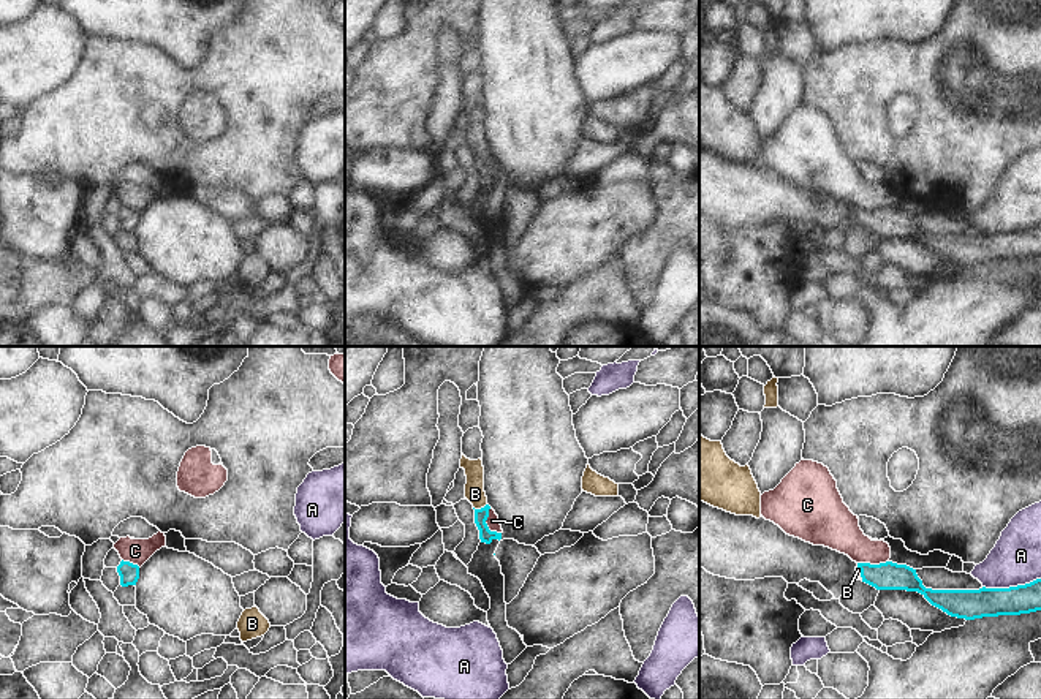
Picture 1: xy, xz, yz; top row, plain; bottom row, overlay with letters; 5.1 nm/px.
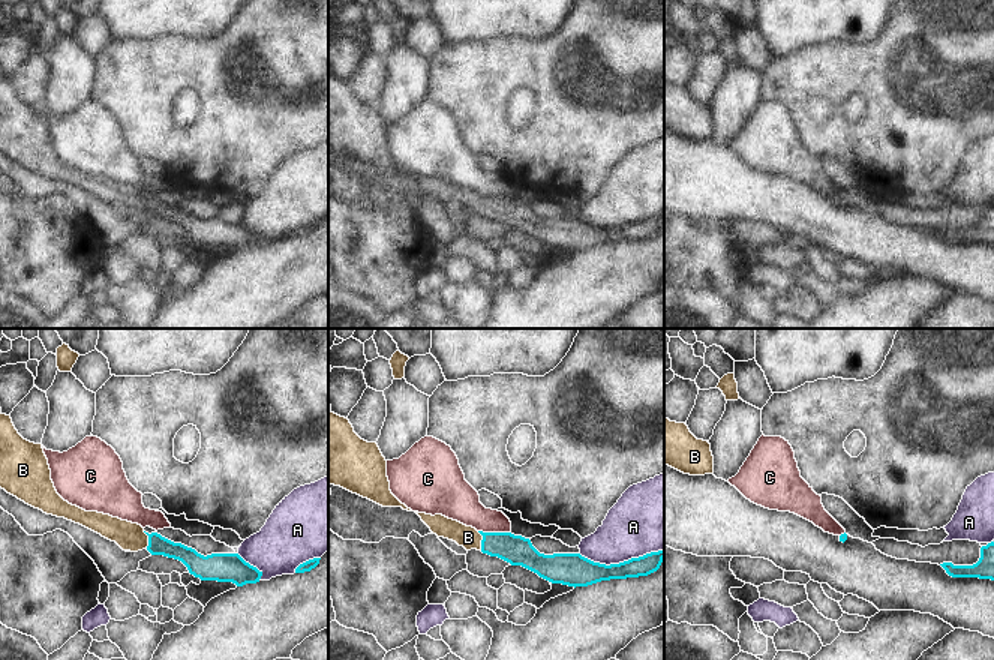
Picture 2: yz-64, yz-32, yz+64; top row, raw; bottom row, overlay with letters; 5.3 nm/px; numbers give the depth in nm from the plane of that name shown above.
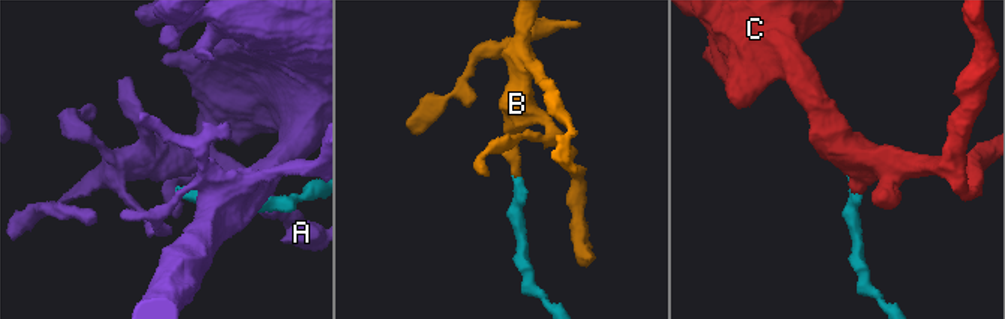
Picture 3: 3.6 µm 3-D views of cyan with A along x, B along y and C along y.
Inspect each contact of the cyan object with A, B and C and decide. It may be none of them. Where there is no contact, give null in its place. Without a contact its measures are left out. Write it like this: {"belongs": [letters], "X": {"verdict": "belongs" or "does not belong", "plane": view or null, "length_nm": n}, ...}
{"belongs": ["B"], "A": {"verdict": "does not belong", "plane": "yz", "length_nm": 300}, "B": {"verdict": "belongs", "plane": "xz", "length_nm": 80}, "C": {"verdict": "does not belong", "plane": "xz", "length_nm": 150}}

